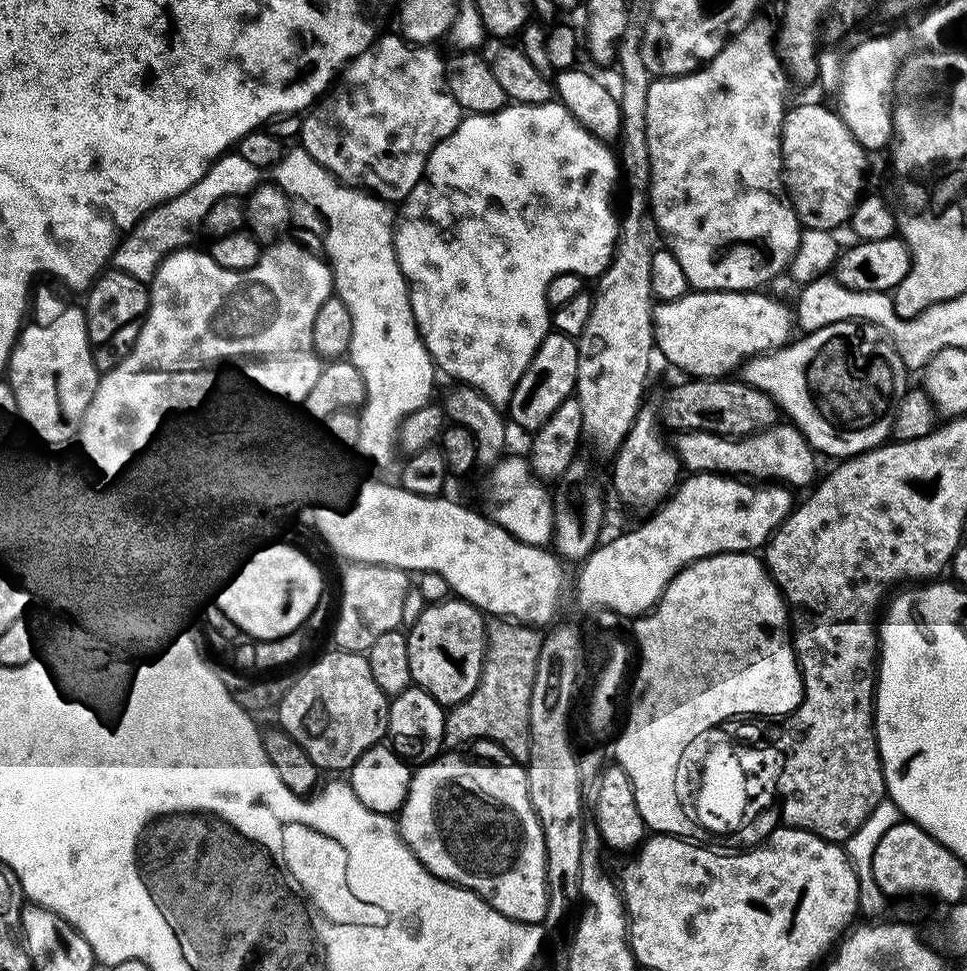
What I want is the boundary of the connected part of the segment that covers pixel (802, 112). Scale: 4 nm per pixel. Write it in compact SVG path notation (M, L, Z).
M800 104L797 108L789 107L784 114L784 125L780 131L780 149L784 155L784 171L786 173L786 184L790 189L790 195L793 203L796 205L799 214L801 225L805 229L813 228L814 230L833 231L838 229L839 224L847 225L852 218L852 210L860 203L864 188L864 175L868 172L869 153L861 144L854 138L854 134L850 134L850 130L844 124L844 119L841 118L839 111L827 108L824 104Z

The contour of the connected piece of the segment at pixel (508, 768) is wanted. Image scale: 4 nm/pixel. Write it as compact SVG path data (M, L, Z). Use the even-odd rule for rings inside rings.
M452 756L449 760L437 758L428 763L419 765L413 771L412 781L408 787L408 793L404 799L404 805L398 813L398 829L405 846L413 852L422 862L427 872L432 872L440 880L446 880L449 884L458 884L461 888L469 888L475 896L482 897L491 908L498 910L506 918L517 920L523 924L540 924L548 909L548 887L546 886L546 846L542 826L534 814L534 806L530 806L530 794L528 793L528 773L525 765L520 762L504 762L508 764L475 764L474 761L459 760ZM432 800L436 800L436 824L432 824Z

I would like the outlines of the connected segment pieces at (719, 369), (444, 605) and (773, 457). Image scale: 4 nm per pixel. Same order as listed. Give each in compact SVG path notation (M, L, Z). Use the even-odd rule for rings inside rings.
M690 290L677 300L659 301L652 309L655 351L692 378L724 378L735 373L744 361L774 352L793 339L793 309L764 294L760 290Z
M445 598L425 606L406 635L410 646L412 684L425 688L439 704L461 704L480 681L486 639L485 613L465 600Z
M780 422L767 432L756 432L752 436L739 438L719 436L713 432L680 432L677 437L674 440L676 454L680 457L681 465L692 474L719 472L721 476L751 478L756 482L779 482L793 489L807 489L818 480L818 453L791 422Z

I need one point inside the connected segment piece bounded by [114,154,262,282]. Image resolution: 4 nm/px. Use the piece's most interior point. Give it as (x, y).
(171, 226)

